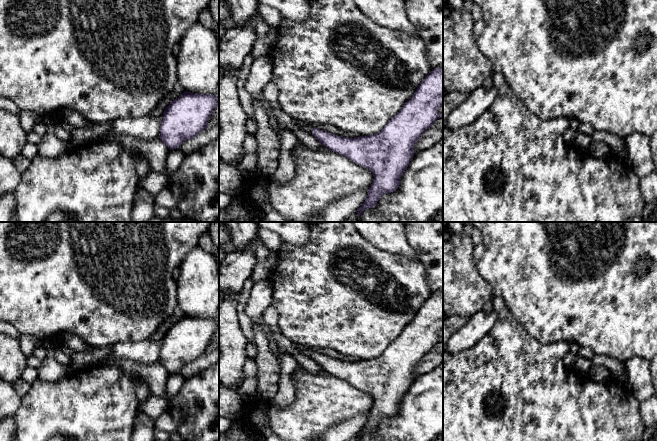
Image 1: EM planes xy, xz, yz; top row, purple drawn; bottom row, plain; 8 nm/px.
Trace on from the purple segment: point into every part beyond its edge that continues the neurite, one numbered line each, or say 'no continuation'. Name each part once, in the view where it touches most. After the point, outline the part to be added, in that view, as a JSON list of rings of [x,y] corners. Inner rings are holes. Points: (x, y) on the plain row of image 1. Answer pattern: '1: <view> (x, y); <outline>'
1: xz (305, 351); [[[293,343],[293,344],[294,344],[294,348],[296,350],[298,350],[301,354],[306,355],[306,356],[308,356],[310,358],[313,357],[314,351],[312,351],[312,350],[310,350],[308,348],[303,348],[299,344],[297,344],[297,343]]]

